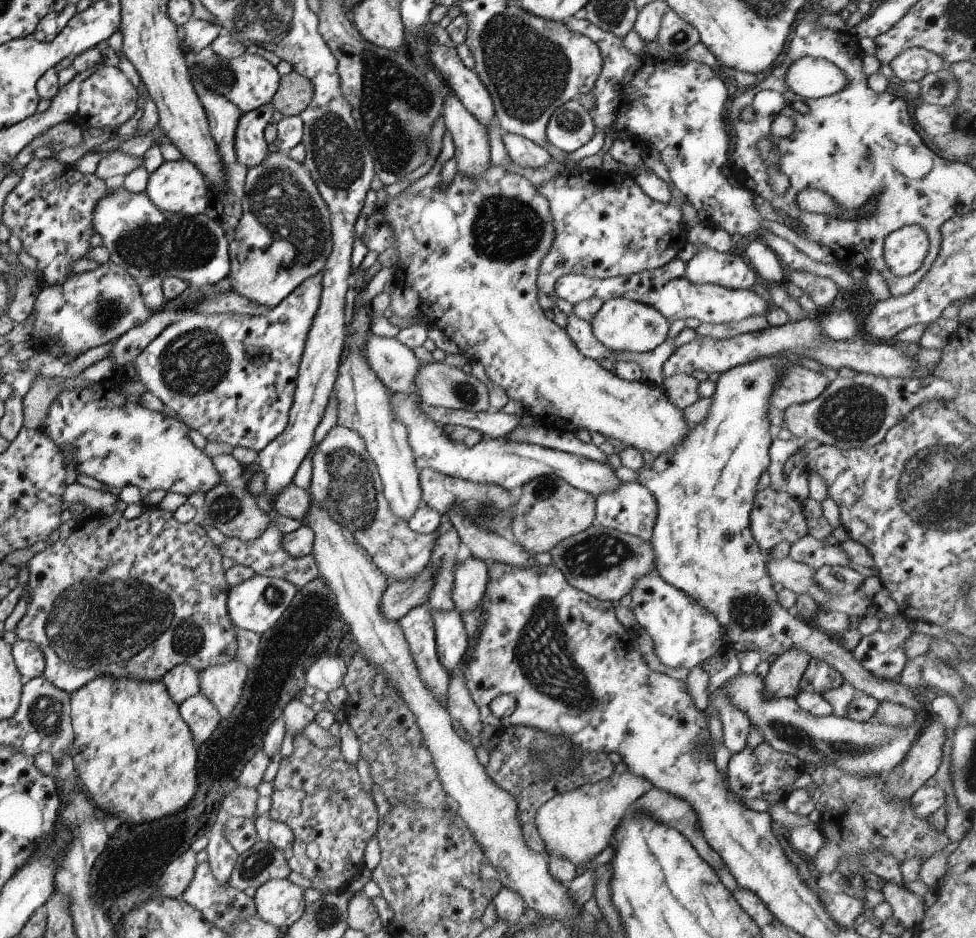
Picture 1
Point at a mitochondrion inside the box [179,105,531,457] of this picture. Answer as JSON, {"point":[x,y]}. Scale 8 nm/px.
{"point":[282,205]}

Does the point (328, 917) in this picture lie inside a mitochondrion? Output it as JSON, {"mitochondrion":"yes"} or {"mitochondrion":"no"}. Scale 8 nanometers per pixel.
{"mitochondrion":"yes"}

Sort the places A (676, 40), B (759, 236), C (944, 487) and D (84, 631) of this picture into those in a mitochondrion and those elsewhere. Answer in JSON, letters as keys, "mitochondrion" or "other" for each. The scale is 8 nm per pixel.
{"A":"mitochondrion","B":"other","C":"mitochondrion","D":"mitochondrion"}

